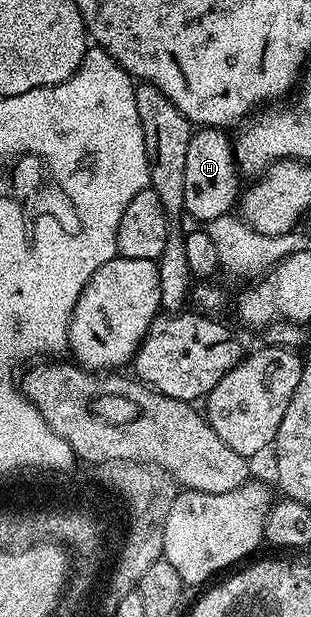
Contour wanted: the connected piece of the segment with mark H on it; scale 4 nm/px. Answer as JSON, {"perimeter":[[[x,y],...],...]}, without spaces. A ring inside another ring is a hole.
{"perimeter":[[[200,128],[193,133],[186,148],[186,196],[183,213],[205,224],[229,213],[242,193],[242,175],[236,165],[234,142],[223,129]],[[232,206],[232,207],[231,207]]]}

